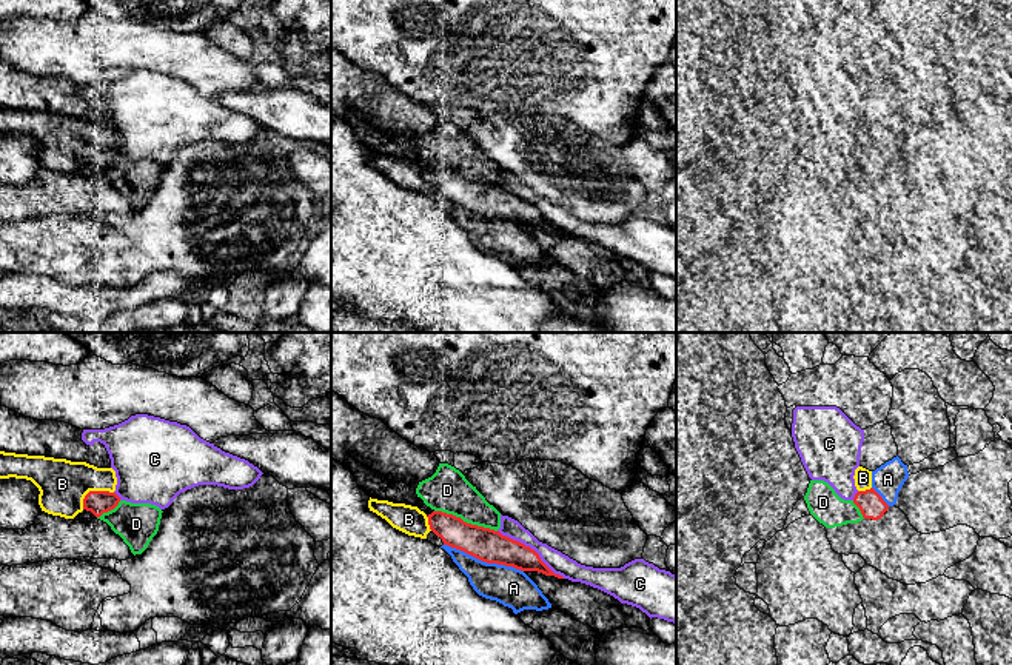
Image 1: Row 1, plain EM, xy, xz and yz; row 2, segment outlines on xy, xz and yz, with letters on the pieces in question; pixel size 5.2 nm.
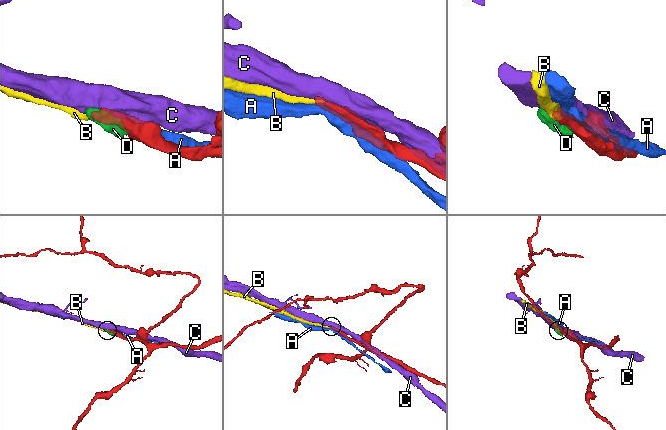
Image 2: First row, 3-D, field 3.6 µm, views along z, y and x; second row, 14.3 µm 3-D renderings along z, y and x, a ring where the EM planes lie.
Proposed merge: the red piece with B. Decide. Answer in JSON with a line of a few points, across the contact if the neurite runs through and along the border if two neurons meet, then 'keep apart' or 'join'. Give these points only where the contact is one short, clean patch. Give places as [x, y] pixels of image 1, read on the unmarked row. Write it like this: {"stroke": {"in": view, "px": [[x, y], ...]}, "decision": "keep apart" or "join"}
{"decision": "join"}

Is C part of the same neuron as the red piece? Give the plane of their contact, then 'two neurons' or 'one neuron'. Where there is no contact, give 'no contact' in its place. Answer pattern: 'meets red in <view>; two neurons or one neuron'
meets red in xz; two neurons

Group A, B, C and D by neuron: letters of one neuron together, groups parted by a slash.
A / B / C / D

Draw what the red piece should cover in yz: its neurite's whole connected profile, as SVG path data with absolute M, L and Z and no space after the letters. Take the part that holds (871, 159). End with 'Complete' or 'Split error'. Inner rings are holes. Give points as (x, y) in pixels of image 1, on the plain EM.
M858 122L855 125L855 142L858 148L853 152L853 159L860 163L864 174L878 175L889 165L889 160L872 143L872 126Z. Split error

